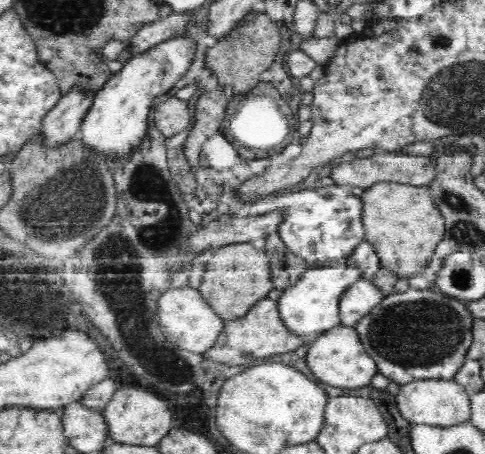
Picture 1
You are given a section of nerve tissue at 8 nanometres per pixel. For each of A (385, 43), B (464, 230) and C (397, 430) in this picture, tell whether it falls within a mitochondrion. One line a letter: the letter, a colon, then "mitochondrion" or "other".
A: other
B: mitochondrion
C: other

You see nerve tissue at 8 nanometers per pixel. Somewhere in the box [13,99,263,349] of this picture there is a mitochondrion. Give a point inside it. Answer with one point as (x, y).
(73, 200)

